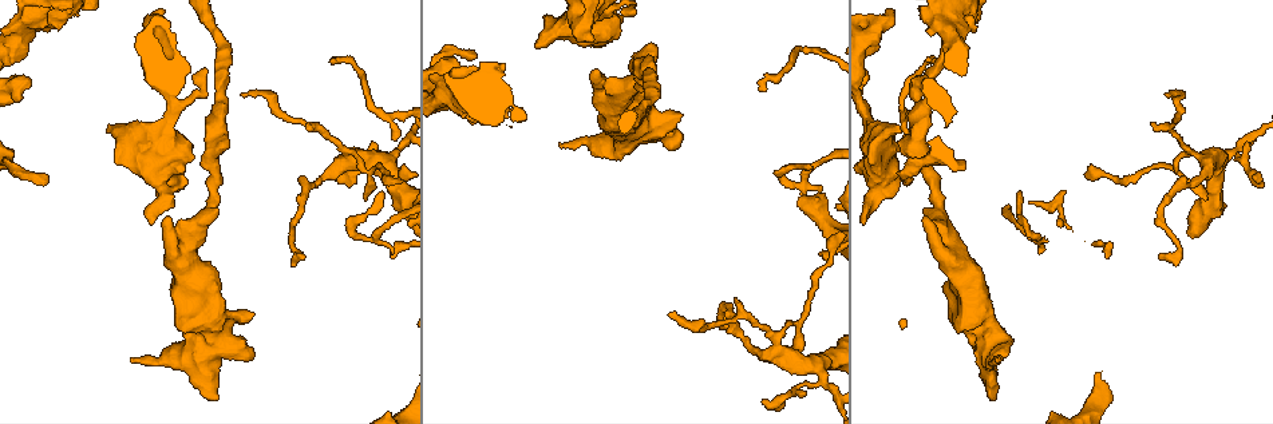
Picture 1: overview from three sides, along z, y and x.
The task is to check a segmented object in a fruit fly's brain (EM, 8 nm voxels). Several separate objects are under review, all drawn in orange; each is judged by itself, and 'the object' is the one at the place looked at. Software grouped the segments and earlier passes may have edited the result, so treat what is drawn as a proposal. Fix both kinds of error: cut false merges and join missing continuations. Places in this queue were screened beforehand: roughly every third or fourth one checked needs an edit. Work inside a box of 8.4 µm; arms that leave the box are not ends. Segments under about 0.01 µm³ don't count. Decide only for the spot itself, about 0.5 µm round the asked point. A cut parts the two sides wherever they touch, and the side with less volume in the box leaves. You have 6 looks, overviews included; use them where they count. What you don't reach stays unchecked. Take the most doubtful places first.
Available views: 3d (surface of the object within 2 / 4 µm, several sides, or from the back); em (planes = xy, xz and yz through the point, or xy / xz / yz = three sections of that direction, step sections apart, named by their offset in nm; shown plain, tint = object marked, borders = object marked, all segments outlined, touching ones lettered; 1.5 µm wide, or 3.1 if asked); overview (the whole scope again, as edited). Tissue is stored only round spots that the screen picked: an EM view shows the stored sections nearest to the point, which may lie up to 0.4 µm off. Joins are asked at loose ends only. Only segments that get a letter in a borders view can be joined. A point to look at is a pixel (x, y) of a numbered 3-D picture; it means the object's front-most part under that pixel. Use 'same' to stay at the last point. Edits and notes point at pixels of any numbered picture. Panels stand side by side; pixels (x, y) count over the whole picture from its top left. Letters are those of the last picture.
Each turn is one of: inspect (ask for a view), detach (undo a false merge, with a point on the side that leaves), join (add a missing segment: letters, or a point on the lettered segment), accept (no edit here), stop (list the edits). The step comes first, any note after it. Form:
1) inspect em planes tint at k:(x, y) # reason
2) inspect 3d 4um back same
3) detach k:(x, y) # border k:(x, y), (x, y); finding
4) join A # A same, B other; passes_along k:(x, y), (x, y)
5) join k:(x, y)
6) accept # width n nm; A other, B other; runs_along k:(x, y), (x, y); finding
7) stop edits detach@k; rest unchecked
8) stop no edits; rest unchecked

inspect em planes borders at 1:(651, 45) # free end

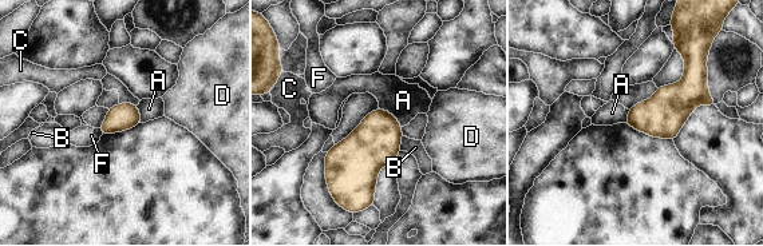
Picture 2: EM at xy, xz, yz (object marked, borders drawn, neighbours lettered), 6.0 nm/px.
accept # width 160 nm; longest_contact A 180 nm; A other, B other, C other, D other, F other; none of them fits

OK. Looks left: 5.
inspect em xz step 8 borders at 1:(109, 127) # stops while still wide

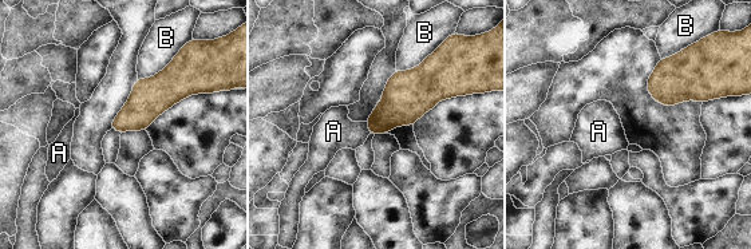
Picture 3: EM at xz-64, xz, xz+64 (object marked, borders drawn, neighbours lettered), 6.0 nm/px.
accept # longest_contact B 300 nm; A other, B other; border 3:(366, 122), (371, 133); none of them fits

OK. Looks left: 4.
inspect em planes plain at 1:(946, 258) # three arms meet

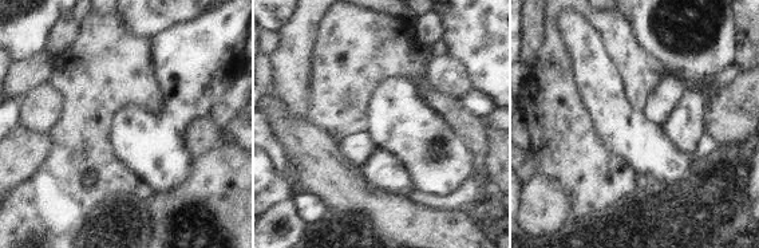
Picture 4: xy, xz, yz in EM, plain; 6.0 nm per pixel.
inspect em planes borders same # see the neighbours

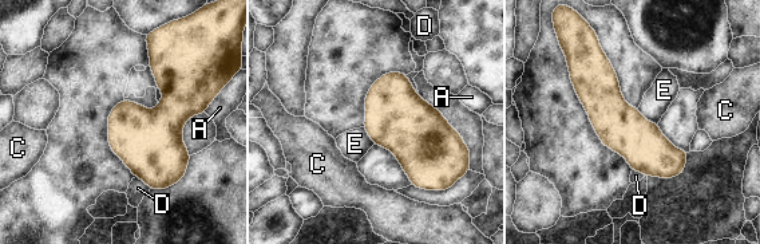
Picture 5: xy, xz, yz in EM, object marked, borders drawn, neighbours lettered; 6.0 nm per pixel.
accept # longest_contact A 200 nm; A other, C other, D other, E other; runs_along 5:(608, 71), (608, 103), (677, 170); continuous, no second neuron

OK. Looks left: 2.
stop no edits; rest unchecked

